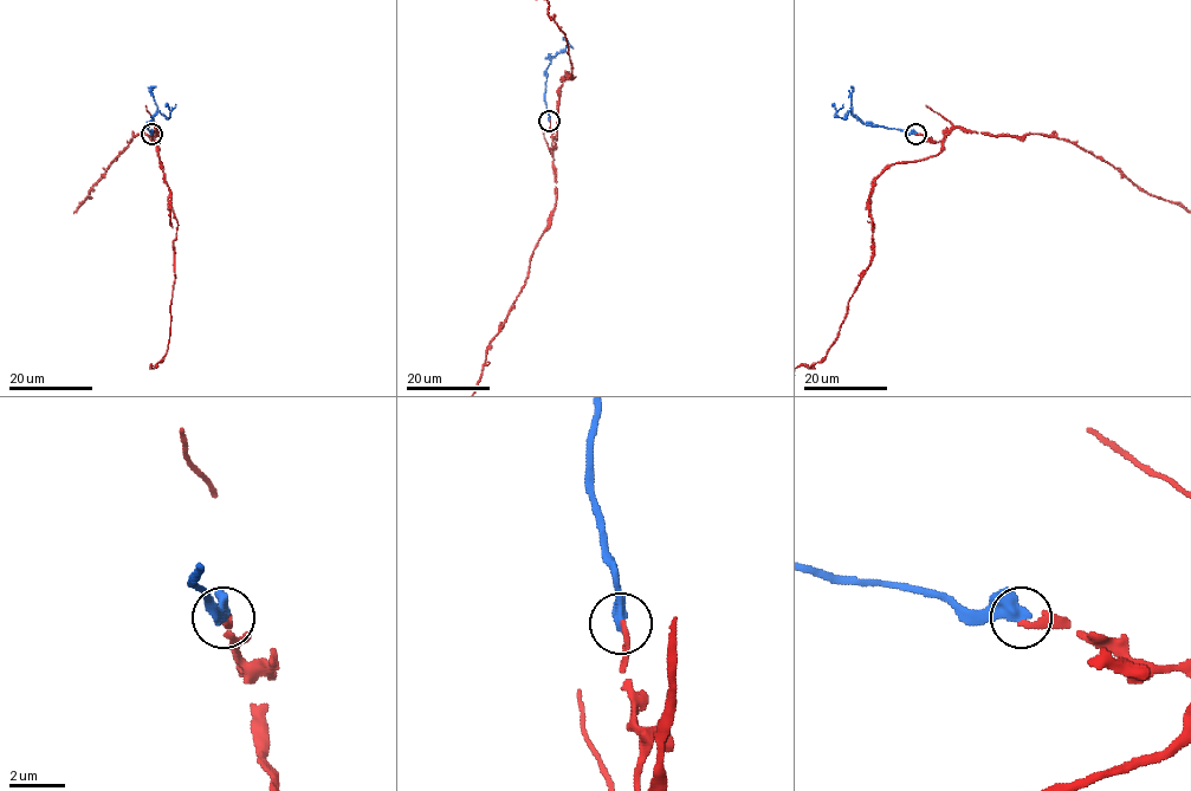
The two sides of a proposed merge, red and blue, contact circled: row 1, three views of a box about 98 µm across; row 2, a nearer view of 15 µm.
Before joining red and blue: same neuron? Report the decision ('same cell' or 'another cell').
same cell

